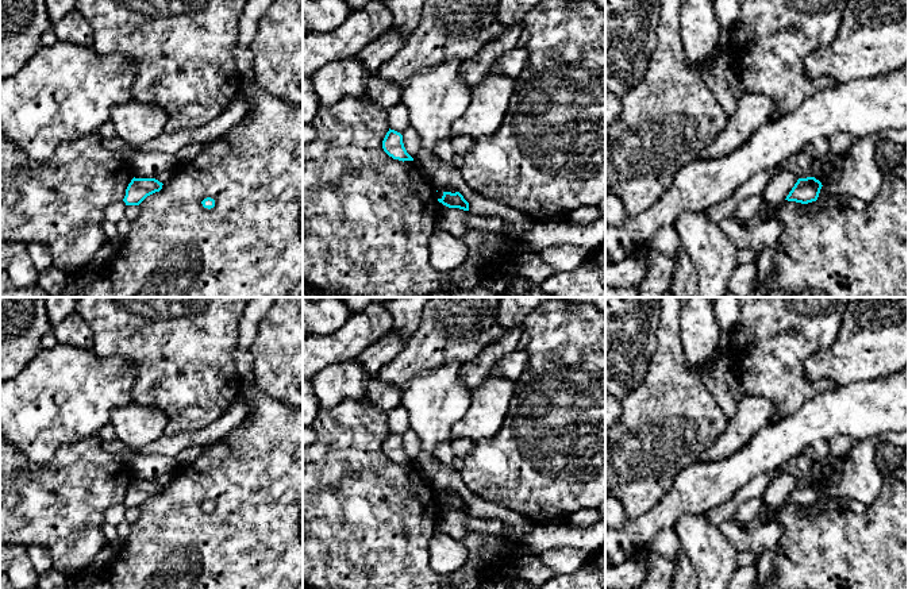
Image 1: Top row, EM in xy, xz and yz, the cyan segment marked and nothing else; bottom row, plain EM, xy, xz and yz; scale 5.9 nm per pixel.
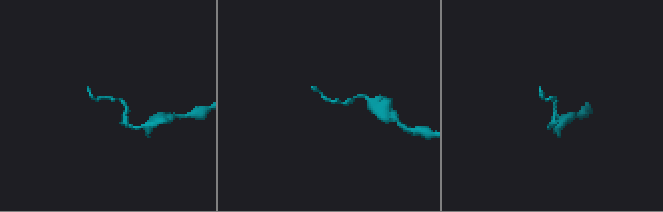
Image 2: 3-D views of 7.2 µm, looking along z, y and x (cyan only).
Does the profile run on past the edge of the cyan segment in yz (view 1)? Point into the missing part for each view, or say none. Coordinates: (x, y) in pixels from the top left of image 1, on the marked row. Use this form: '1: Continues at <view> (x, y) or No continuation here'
1: No continuation here

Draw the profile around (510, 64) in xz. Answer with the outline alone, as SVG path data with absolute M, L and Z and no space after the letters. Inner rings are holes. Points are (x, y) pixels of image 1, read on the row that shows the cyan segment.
M515 47L504 53L493 65L492 74L515 80L523 70L528 53L524 47Z

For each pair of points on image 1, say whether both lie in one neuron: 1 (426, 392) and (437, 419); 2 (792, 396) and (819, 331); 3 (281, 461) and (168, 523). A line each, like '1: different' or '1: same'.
1: same
2: same
3: same

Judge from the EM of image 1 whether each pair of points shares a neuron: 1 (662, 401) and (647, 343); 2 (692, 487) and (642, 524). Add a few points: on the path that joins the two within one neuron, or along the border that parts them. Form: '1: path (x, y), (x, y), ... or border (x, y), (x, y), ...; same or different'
1: border (658, 324), (657, 349), (646, 377), (638, 385); different
2: path (680, 499), (654, 520); same

